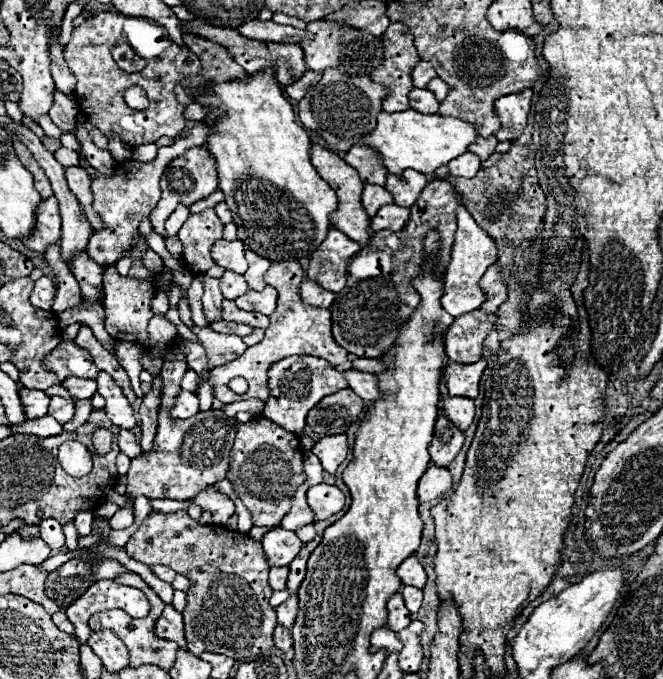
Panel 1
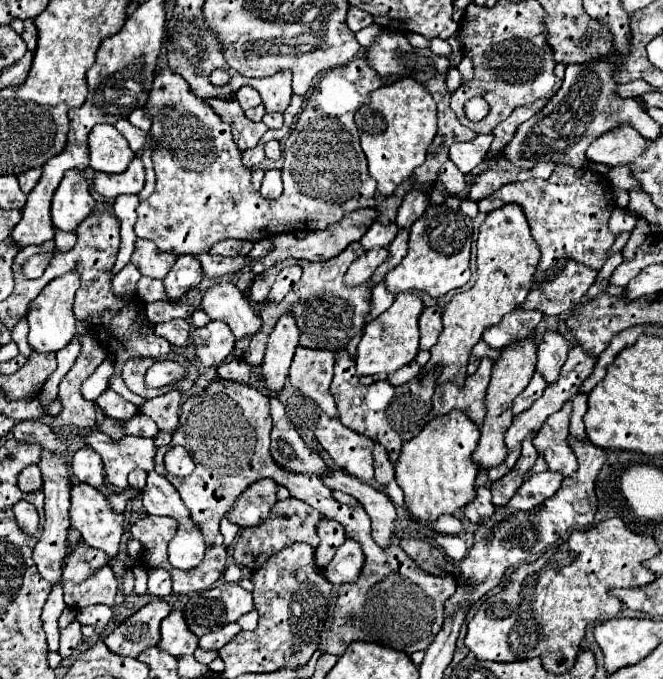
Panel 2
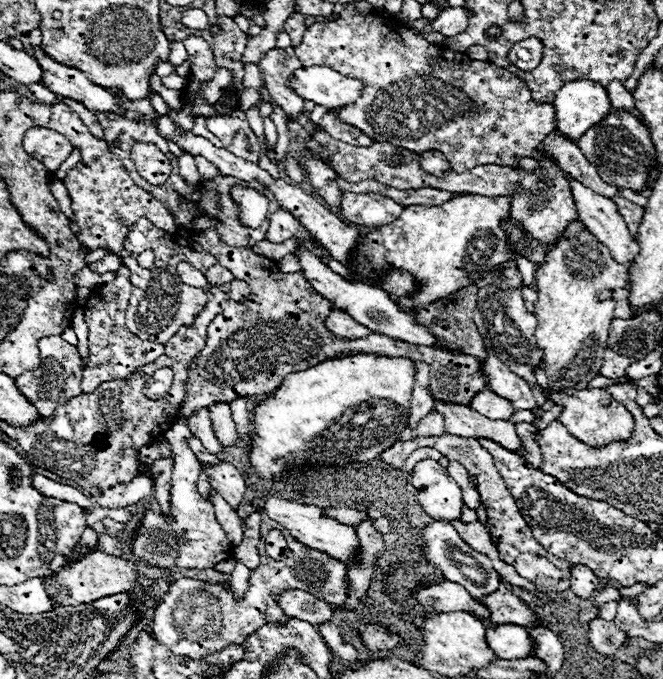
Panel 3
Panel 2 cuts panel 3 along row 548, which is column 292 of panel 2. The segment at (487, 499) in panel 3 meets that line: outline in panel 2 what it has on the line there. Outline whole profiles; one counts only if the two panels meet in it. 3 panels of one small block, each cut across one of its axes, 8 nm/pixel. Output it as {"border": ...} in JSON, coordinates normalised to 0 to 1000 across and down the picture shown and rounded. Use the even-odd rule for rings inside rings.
{"border":[[[434,733],[434,736],[422,736],[410,745],[407,760],[389,772],[389,775],[377,775],[368,778],[362,784],[362,789],[356,792],[356,804],[353,804],[353,816],[350,822],[362,831],[377,837],[380,842],[386,842],[407,819],[413,819],[416,813],[422,813],[431,804],[440,804],[446,798],[459,798],[468,801],[471,807],[480,804],[480,789],[477,789],[477,766],[486,766],[483,754],[477,754],[471,745],[446,736],[446,733]]]}

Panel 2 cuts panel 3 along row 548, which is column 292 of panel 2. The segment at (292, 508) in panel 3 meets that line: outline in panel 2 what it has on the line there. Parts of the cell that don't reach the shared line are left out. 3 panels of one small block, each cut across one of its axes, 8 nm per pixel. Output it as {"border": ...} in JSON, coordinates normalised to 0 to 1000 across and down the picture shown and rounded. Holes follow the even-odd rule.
{"border":[[[431,459],[419,477],[413,480],[404,507],[401,507],[401,521],[398,521],[398,533],[392,539],[392,563],[398,568],[398,574],[410,577],[410,583],[416,577],[422,577],[431,566],[431,554],[434,554],[434,542],[443,524],[443,515],[449,510],[449,483],[443,474],[443,465],[437,459]]]}

